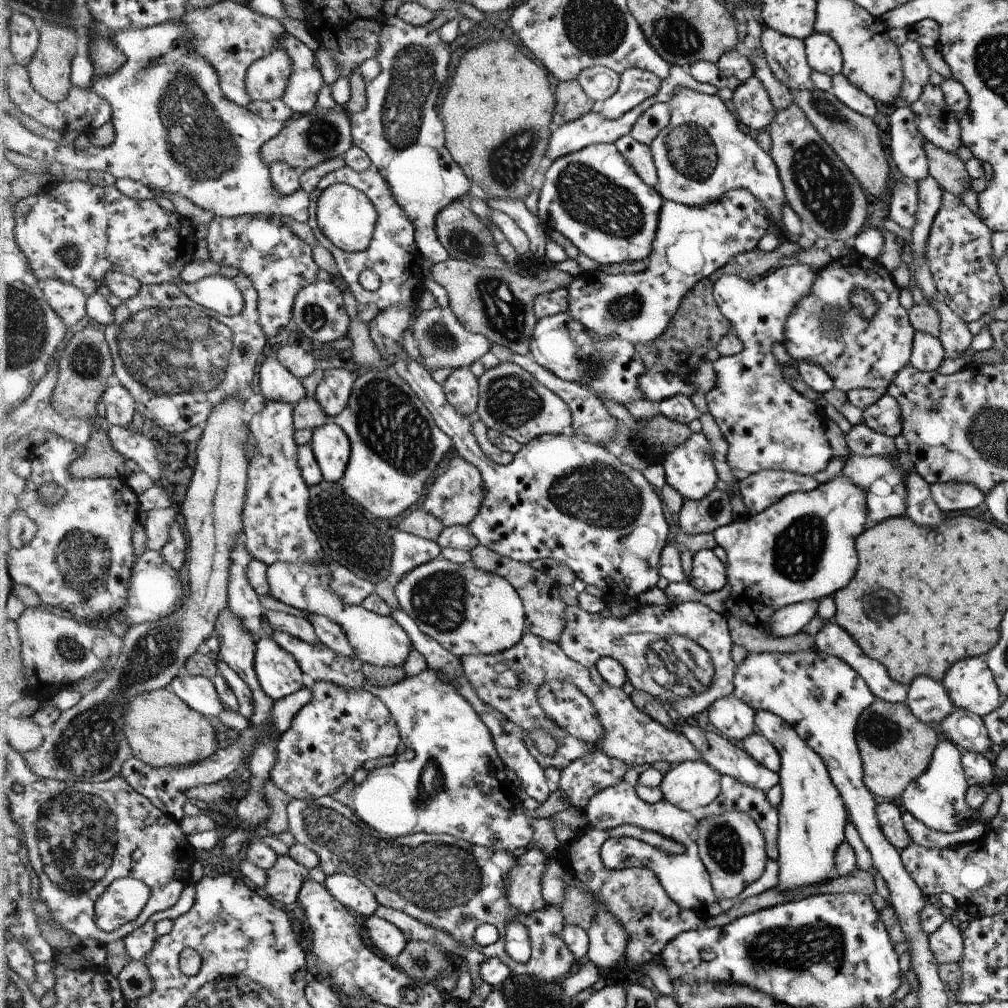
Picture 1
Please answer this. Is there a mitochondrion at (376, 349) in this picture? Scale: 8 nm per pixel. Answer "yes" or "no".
no

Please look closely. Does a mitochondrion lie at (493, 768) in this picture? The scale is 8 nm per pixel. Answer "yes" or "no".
no

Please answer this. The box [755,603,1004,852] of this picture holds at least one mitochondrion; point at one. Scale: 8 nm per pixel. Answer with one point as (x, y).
(879, 729)

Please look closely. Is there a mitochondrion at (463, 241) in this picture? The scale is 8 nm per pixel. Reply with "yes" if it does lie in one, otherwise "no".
yes

